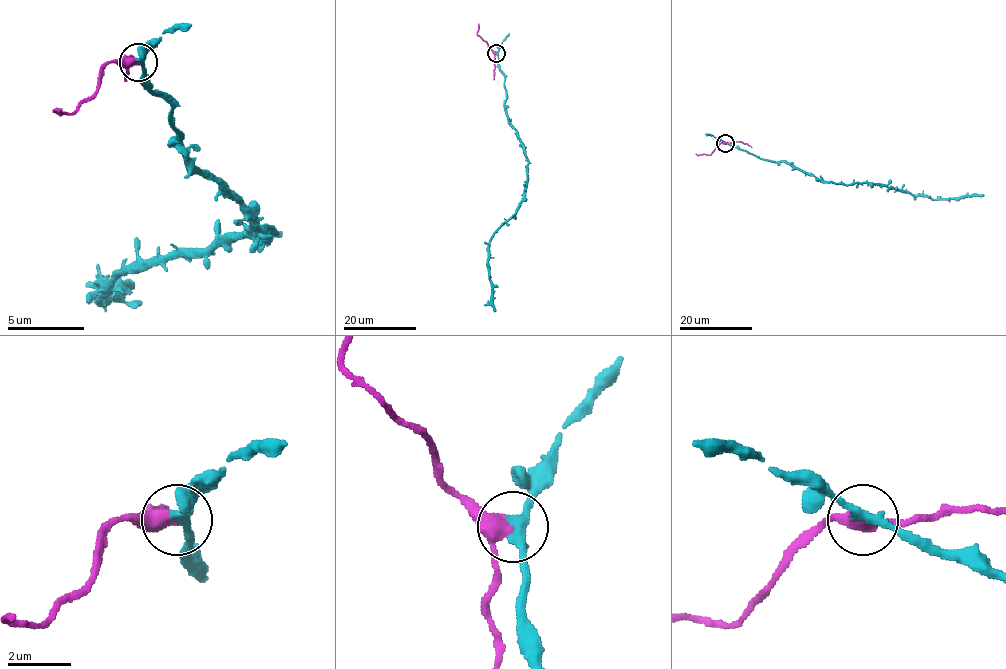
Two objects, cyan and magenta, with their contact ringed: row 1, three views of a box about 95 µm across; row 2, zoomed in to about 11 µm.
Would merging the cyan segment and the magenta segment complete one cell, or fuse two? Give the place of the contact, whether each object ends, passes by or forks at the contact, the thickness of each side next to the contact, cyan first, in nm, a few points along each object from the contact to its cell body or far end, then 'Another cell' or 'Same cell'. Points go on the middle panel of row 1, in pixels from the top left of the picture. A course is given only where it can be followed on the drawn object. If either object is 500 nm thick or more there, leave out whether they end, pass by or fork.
Place: (496, 53). At the ring cyan passes by. At the ring magenta passes by. Thickness 320 nm (cyan) against 360 nm. Course of cyan: (496, 52), (498, 66), (504, 77), (505, 115), (528, 162), (523, 200), (489, 244), (488, 277), (494, 312). Course of magenta: (496, 52), (477, 34), (478, 23). Another cell

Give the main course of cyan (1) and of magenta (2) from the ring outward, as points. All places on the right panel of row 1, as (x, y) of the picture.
1: (724, 143), (761, 158), (787, 162), (821, 181), (884, 184), (933, 199), (984, 195)
2: (724, 143), (710, 155), (695, 154)

